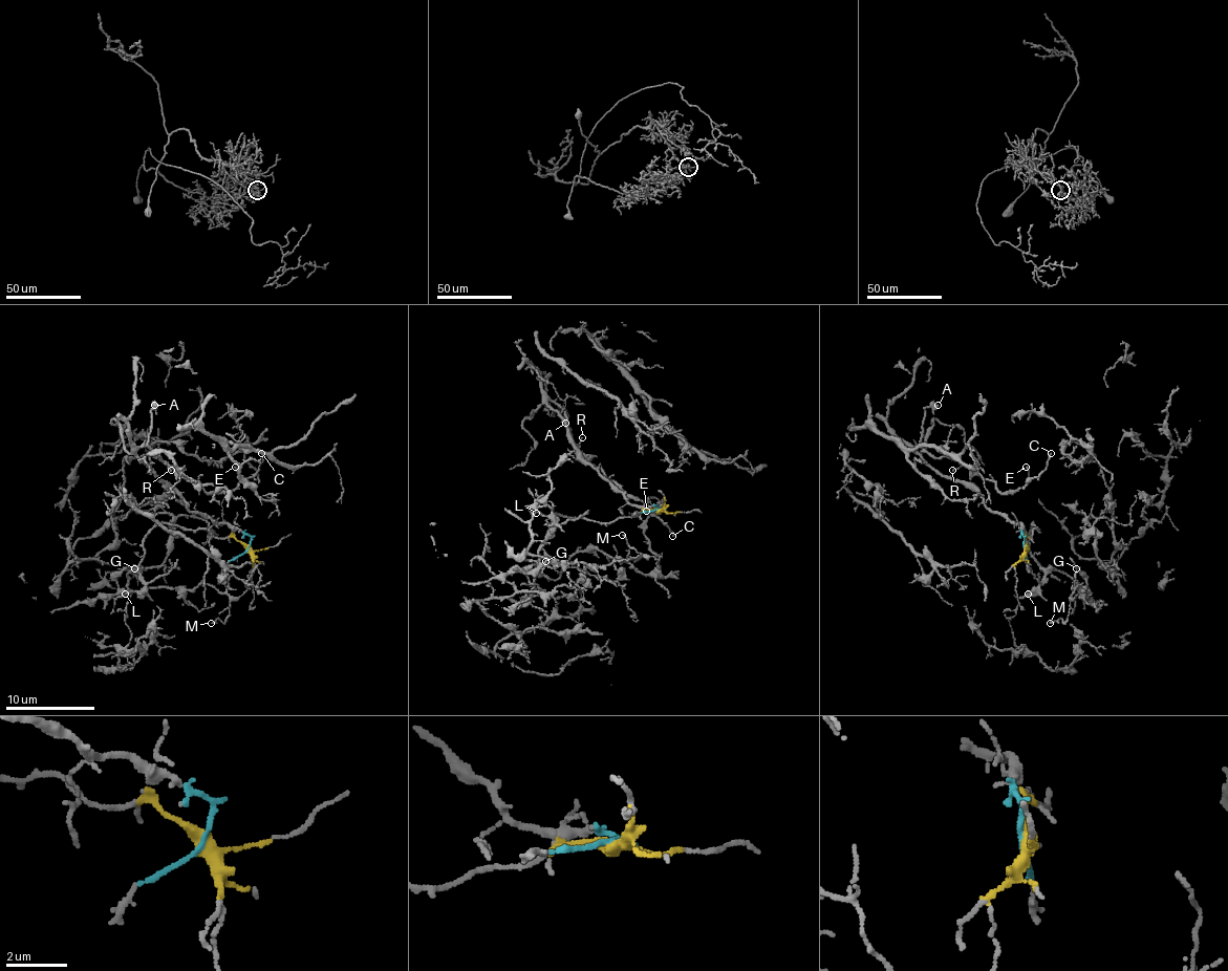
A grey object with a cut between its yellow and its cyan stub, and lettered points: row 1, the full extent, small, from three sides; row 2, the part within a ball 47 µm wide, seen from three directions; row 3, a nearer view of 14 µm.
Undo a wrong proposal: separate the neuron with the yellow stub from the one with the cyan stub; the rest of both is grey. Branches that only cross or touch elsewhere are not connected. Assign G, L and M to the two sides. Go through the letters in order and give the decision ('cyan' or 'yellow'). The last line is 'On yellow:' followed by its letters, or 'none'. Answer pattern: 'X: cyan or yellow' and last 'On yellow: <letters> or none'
G: yellow
L: yellow
M: yellow
On yellow: G, L, M

